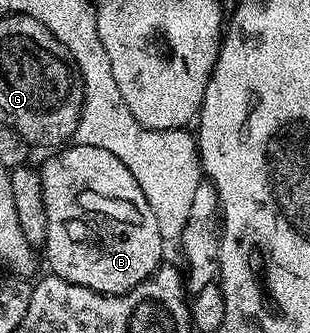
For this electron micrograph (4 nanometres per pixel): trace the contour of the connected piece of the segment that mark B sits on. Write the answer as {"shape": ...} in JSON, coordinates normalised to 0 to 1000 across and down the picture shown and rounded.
{"shape":[[[229,429],[168,459],[177,462],[142,495],[132,495],[126,508],[132,562],[145,586],[145,646],[158,658],[145,757],[152,757],[152,784],[165,793],[161,817],[223,850],[248,850],[261,862],[287,862],[316,880],[413,880],[419,868],[442,862],[468,838],[494,829],[529,781],[526,745],[532,745],[532,727],[519,694],[506,694],[506,655],[494,649],[494,631],[481,625],[481,610],[468,601],[468,574],[455,574],[455,562],[442,562],[442,538],[429,538],[429,523],[416,517],[416,502],[403,502],[403,489],[390,489],[390,477],[377,477],[377,465],[365,465],[355,453],[339,453],[339,441],[287,441],[284,435]]]}

